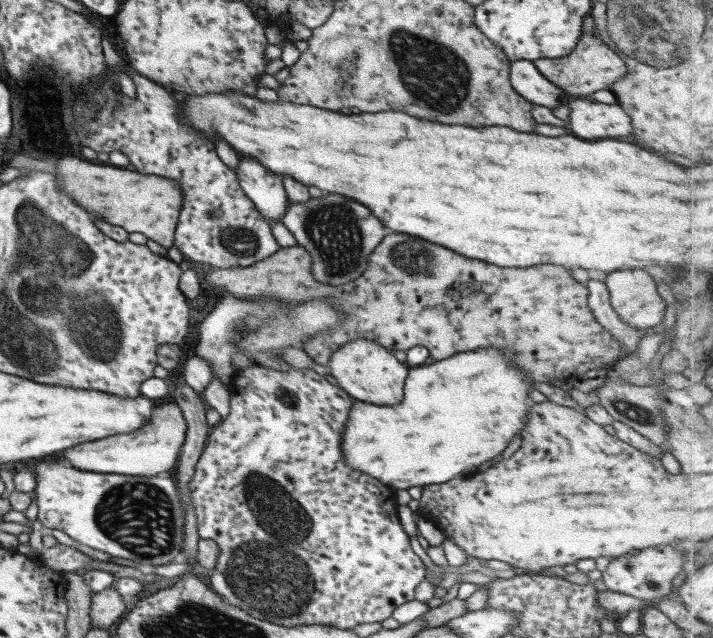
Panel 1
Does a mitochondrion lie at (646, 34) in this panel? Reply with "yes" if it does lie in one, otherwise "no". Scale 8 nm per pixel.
yes

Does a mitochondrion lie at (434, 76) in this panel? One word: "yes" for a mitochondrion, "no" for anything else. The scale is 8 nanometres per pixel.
yes

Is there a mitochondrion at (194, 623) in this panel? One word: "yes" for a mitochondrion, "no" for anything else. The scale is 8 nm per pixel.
yes

